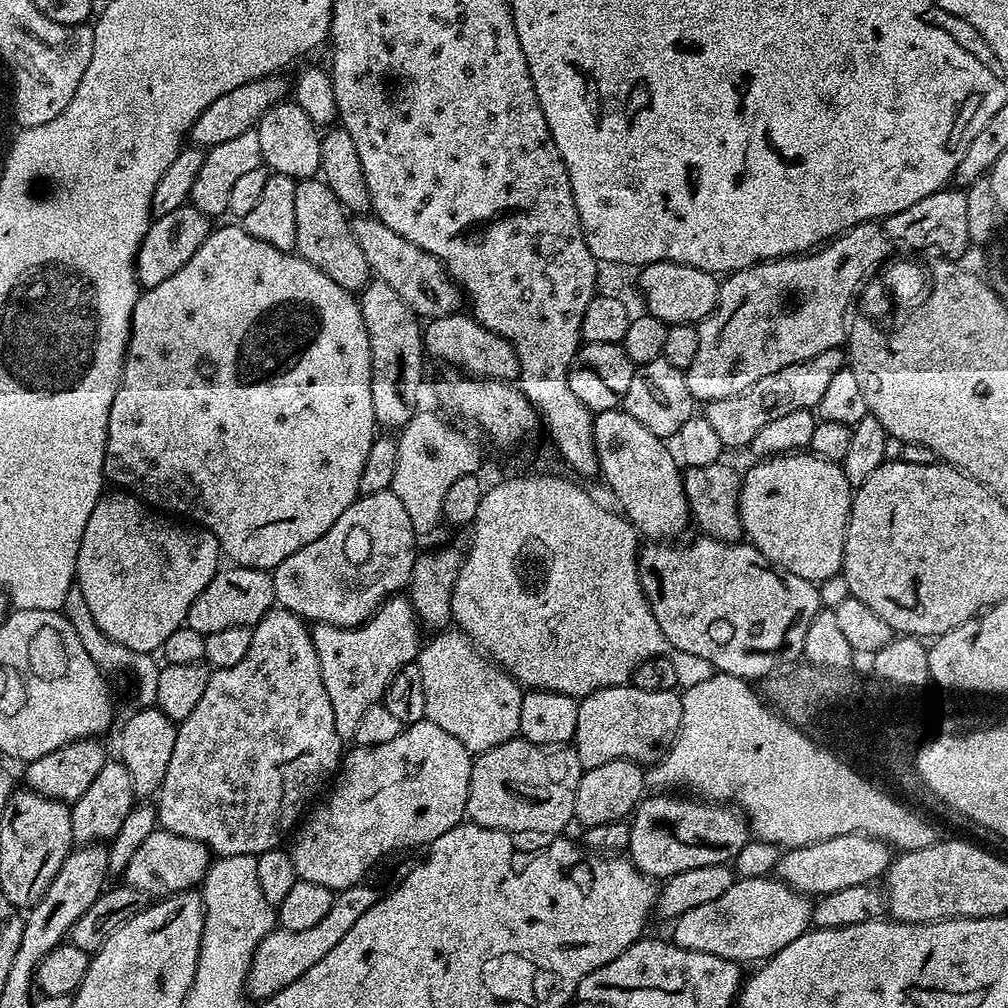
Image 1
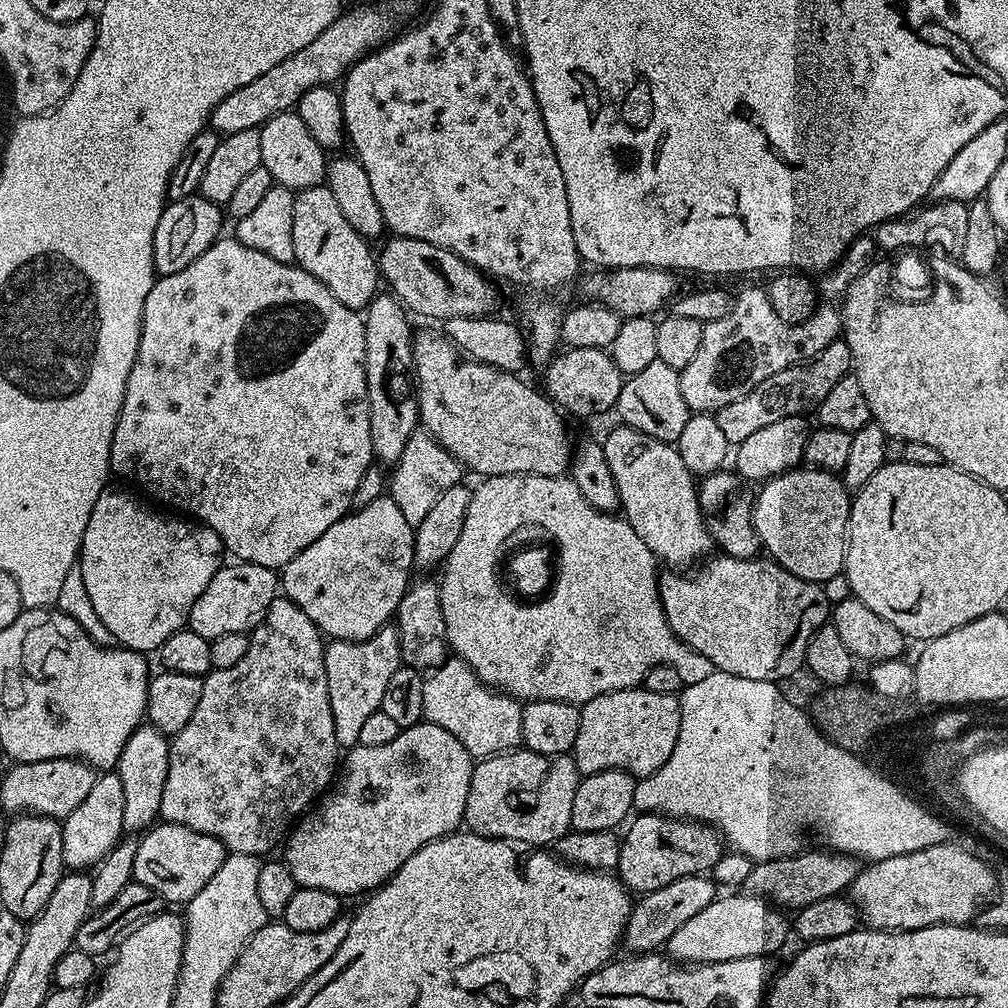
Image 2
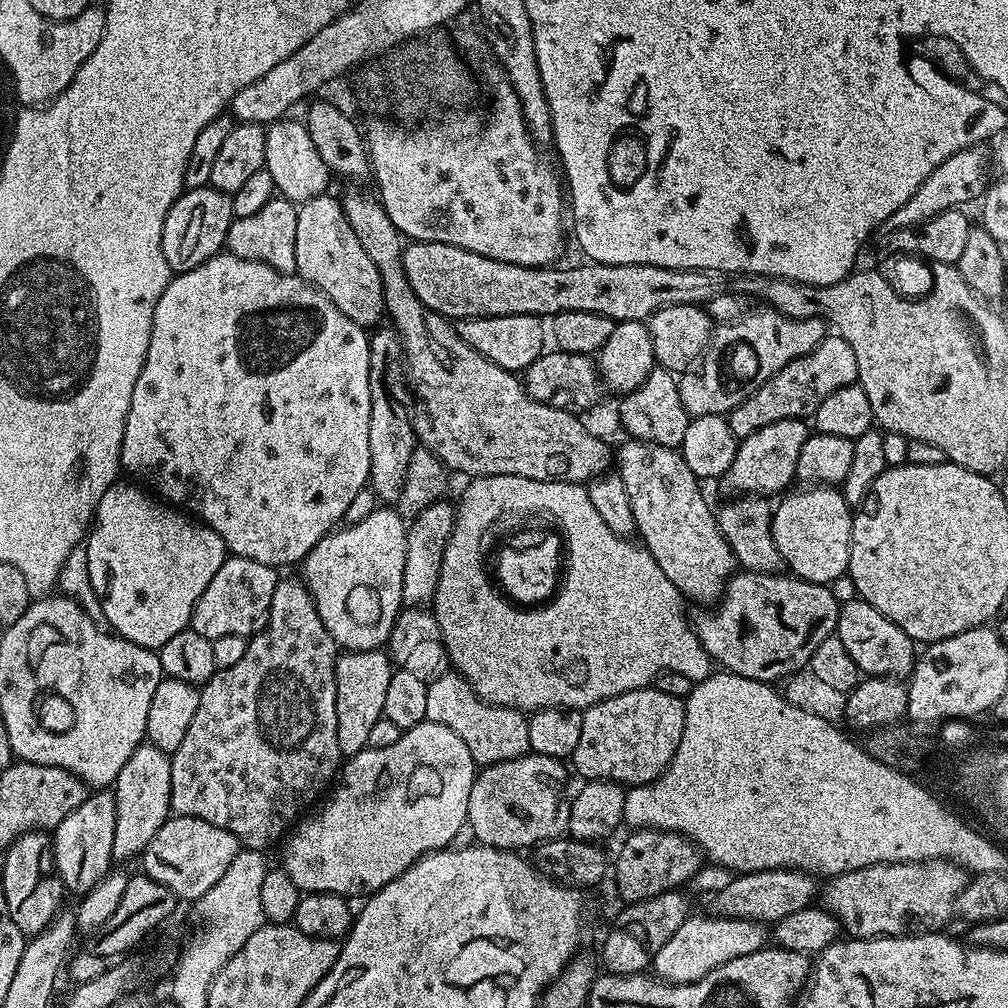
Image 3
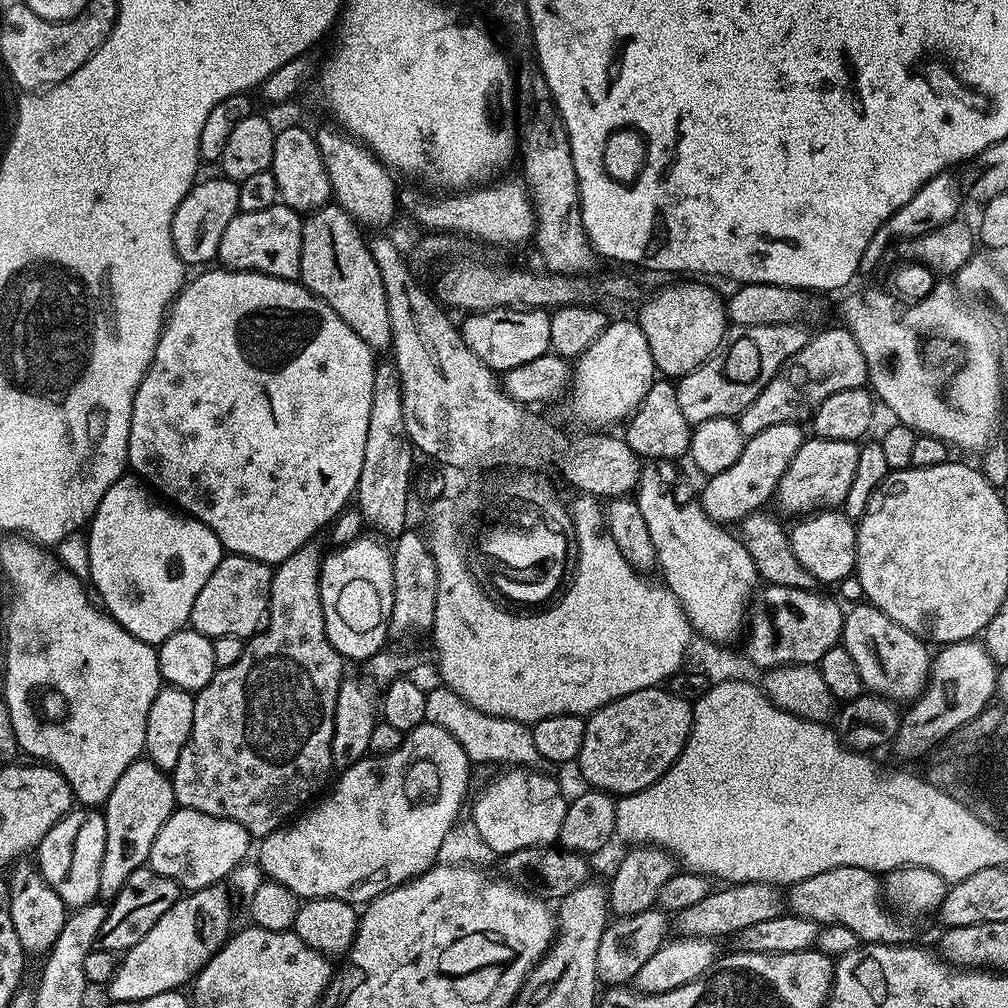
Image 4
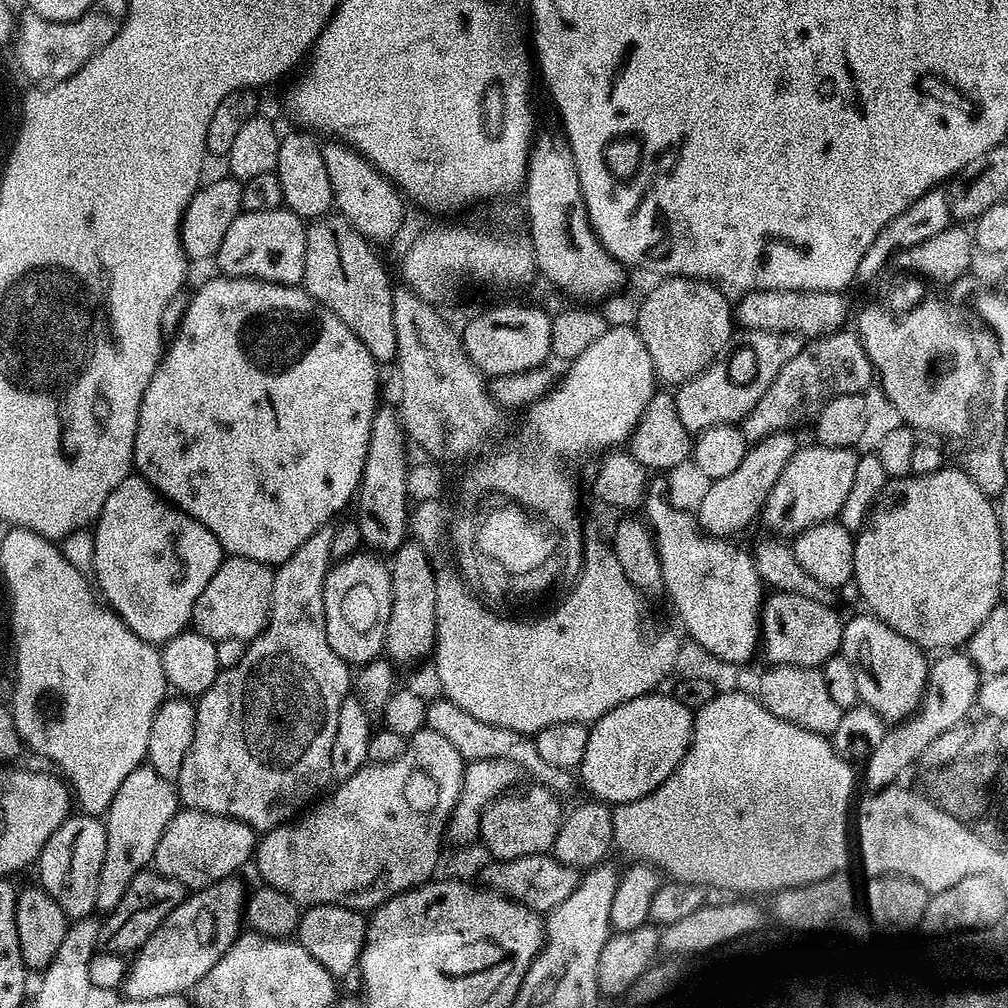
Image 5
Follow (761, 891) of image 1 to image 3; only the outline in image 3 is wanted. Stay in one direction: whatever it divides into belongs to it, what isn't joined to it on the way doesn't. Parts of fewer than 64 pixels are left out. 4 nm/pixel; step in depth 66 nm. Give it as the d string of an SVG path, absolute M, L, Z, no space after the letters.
M689 915L688 919L682 922L682 926L674 930L670 942L666 942L662 950L658 950L650 965L651 971L659 979L670 984L689 984L734 958L742 958L742 954L754 954L759 948L765 947L766 928L759 920L711 915Z

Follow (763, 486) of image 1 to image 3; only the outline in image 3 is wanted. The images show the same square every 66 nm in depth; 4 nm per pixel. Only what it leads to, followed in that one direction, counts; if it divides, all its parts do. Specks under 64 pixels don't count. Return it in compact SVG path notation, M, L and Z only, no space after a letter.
M800 486L797 492L788 490L779 497L772 513L772 533L778 546L778 554L782 554L787 571L799 576L801 580L809 580L815 584L831 585L834 578L845 575L850 562L850 546L852 545L853 509L844 500L844 493L836 486Z

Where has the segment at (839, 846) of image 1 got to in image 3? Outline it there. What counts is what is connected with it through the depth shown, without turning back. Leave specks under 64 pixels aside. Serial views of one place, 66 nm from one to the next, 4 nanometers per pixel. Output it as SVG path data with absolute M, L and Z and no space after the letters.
M771 868L757 872L741 872L733 875L730 886L714 897L715 911L721 916L733 916L743 920L759 920L765 926L775 925L782 918L790 918L798 910L809 907L818 896L817 877L798 868Z

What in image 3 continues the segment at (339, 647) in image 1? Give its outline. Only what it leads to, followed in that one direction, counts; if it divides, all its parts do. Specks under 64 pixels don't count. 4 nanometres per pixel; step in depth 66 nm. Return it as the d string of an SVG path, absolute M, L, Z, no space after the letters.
M341 651L336 657L336 709L338 710L338 750L341 757L356 756L368 747L370 729L384 715L386 689L394 665L388 659L387 651L350 652Z

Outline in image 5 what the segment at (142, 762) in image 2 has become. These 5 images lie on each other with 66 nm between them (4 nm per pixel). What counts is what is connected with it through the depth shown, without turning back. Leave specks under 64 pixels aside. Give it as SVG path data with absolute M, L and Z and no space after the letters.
M150 766L126 774L126 782L118 786L118 794L114 794L114 802L110 802L104 820L106 858L102 858L102 874L98 874L97 913L113 912L118 902L122 902L130 882L155 861L158 842L177 811L178 793L173 781L162 778Z

